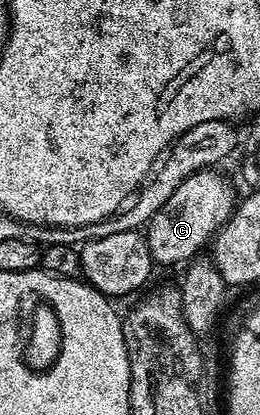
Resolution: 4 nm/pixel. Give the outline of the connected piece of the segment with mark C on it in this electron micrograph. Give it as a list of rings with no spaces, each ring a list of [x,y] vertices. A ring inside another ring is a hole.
[[[215,167],[203,168],[189,175],[169,195],[165,207],[157,211],[145,226],[147,246],[151,252],[151,260],[156,266],[179,265],[190,262],[200,256],[206,243],[226,225],[231,214],[235,212],[237,196],[231,181]]]

